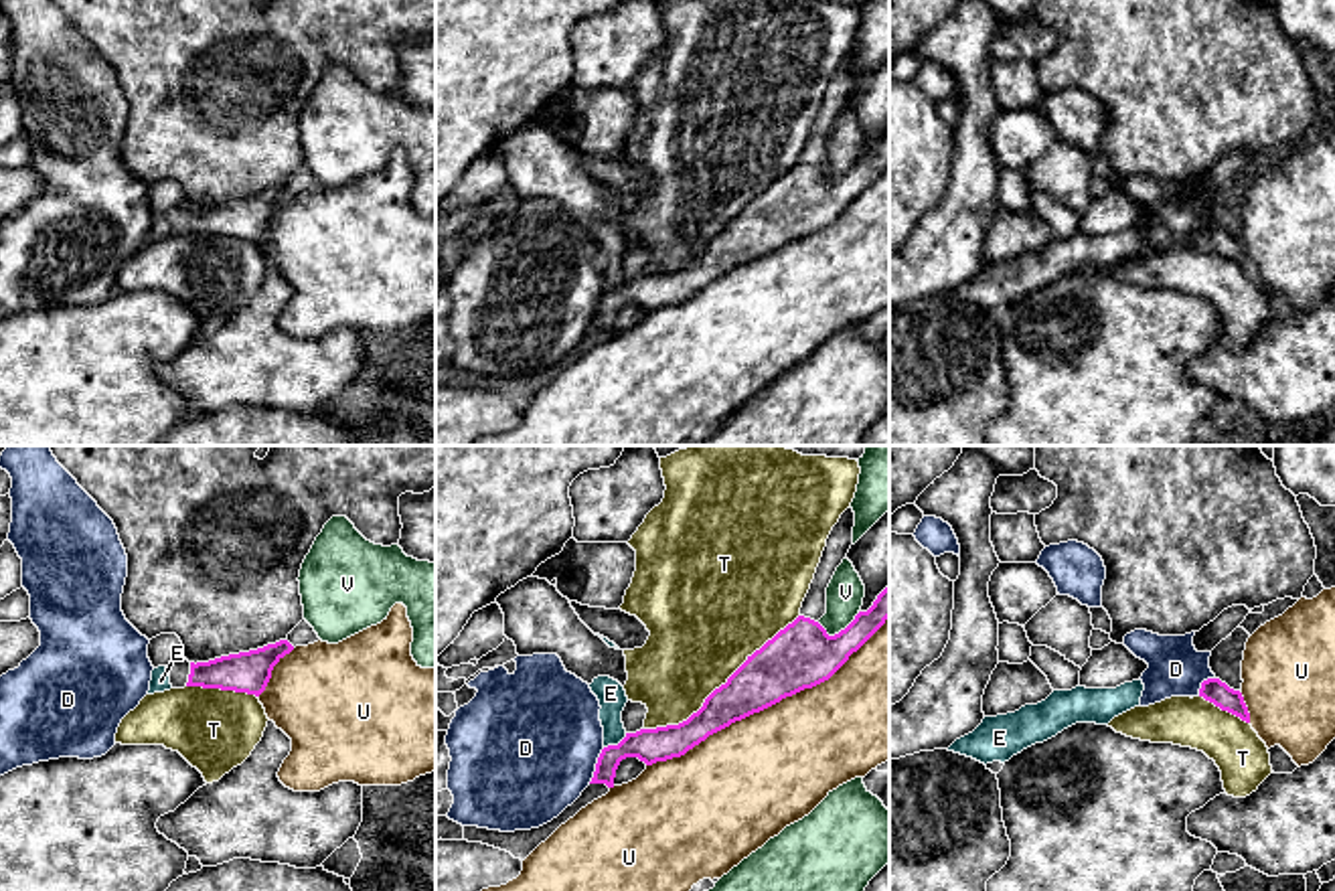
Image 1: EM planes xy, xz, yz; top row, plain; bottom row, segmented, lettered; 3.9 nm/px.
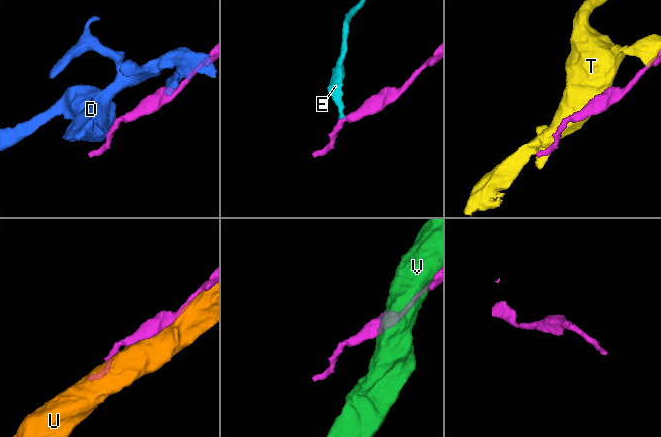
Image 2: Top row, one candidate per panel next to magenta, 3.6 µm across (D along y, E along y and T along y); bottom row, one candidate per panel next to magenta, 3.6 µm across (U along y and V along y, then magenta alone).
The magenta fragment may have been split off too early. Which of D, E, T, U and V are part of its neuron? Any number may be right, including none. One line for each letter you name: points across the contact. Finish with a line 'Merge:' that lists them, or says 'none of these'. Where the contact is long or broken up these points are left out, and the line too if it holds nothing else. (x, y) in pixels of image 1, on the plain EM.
Merge: none of these

